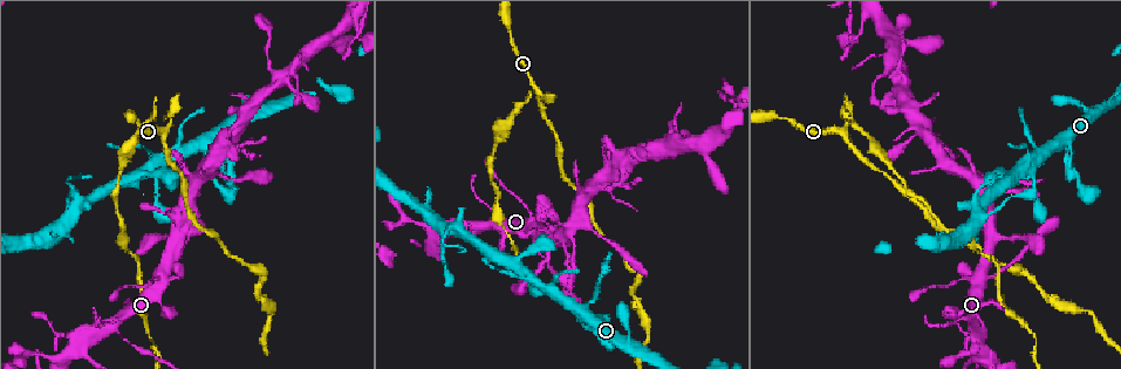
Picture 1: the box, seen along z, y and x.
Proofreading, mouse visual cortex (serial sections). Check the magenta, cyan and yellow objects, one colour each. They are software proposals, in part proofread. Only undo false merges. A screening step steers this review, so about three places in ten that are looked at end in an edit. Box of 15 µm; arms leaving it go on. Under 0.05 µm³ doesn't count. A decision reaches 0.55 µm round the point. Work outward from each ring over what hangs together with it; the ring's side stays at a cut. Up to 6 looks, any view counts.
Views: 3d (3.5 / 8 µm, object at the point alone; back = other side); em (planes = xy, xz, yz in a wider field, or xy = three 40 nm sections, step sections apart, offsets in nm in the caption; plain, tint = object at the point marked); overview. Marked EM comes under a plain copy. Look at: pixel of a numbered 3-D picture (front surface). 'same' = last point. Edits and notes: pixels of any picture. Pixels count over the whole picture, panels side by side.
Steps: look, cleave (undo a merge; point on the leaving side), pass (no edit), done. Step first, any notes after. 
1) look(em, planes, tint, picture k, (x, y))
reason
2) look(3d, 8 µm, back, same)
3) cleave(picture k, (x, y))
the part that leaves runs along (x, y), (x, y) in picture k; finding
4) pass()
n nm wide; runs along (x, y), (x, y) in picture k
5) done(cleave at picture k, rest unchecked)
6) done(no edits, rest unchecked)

look(3d, 3.5 µm, picture 1, (1012, 189))
a narrow waist

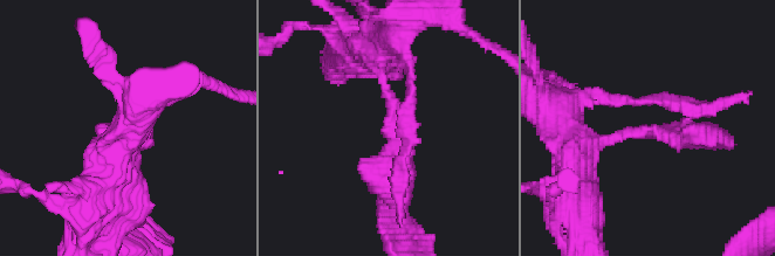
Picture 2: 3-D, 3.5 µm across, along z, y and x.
look(em, xy, step 2, tint, picture 2, (653, 133))
shape alone is not enough

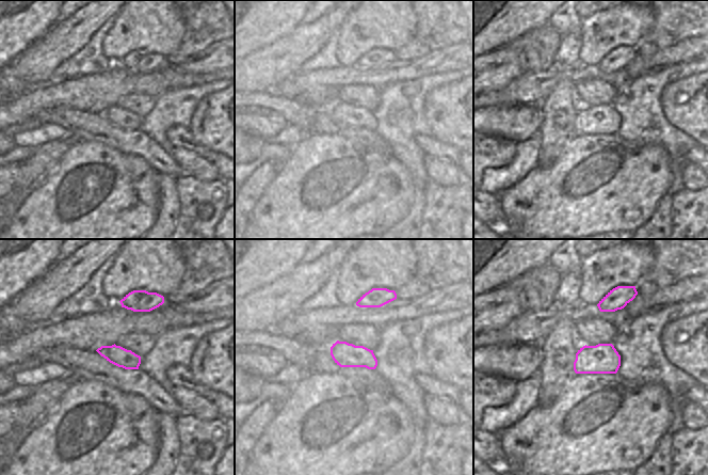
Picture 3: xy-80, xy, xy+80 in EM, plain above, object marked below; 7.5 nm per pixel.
cleave(picture 2, (735, 99))
the part that leaves runs along (691, 118), (751, 92) in picture 2; two cells meet here

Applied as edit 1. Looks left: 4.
look(overview)
see it whole again

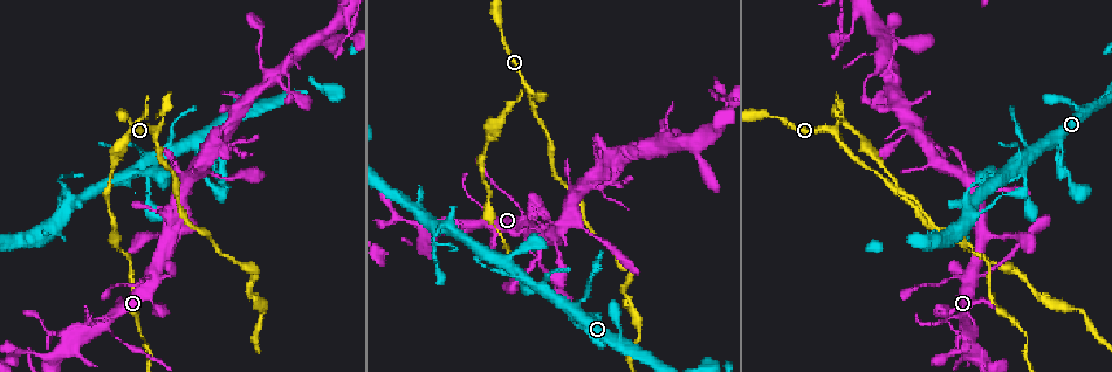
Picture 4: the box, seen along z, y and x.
look(3d, 8 µm, back, picture 4, (970, 212))
abrupt turn

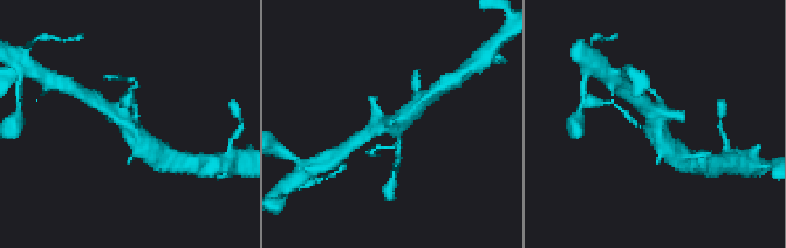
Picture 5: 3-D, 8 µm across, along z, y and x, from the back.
look(em, xy, step 5, tint, picture 5, (653, 129))
need the tissue

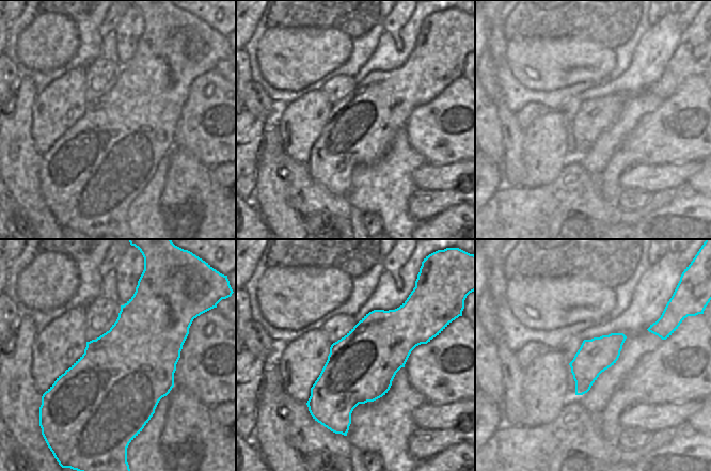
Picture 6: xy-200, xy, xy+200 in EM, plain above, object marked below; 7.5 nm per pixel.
pass()
arms of 150, 350, 600 nm; one cell here

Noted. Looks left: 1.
done(cleave at picture 2, rest unchecked)

